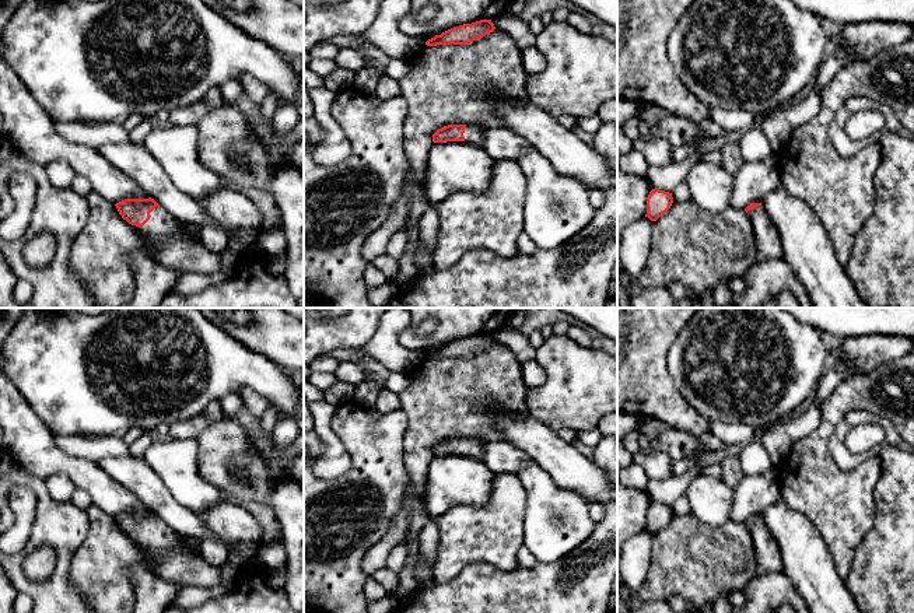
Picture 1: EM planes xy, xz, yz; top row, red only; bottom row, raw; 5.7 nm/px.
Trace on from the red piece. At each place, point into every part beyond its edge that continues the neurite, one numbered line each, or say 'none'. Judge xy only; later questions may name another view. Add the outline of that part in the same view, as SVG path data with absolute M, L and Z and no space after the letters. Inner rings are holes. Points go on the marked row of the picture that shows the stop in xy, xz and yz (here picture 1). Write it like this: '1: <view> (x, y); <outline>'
1: xy (171, 244); M161 206L150 213L150 220L143 227L133 227L147 241L158 263L178 273L220 272L221 255L210 252L200 238L192 237L185 225Z

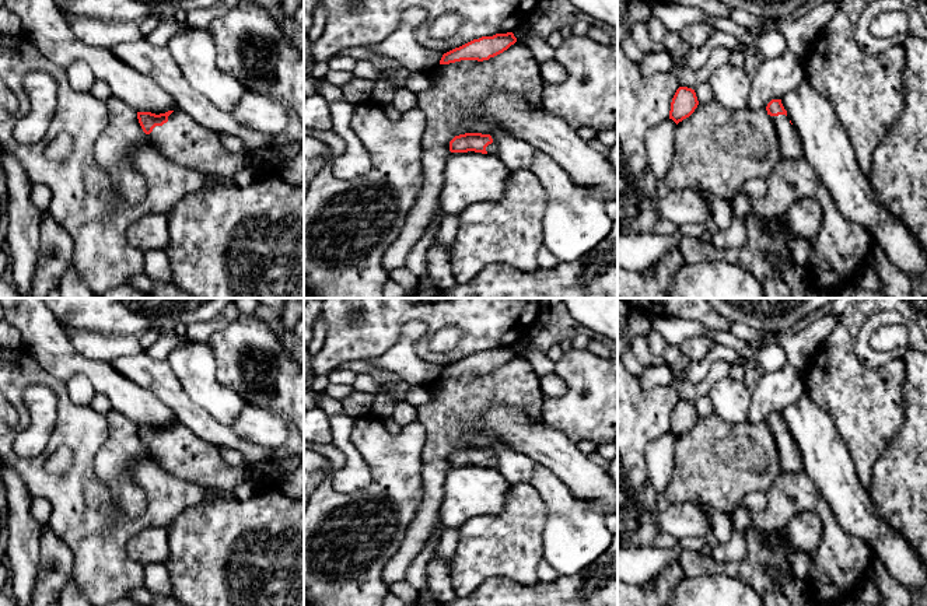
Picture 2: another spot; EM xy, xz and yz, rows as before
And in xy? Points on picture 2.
1: xy (181, 139); M175 109L168 116L168 122L162 126L155 126L147 134L147 139L158 153L172 162L216 176L234 176L246 167L246 157L252 153L248 148L242 148L238 153L227 151L217 133L197 125L182 109Z

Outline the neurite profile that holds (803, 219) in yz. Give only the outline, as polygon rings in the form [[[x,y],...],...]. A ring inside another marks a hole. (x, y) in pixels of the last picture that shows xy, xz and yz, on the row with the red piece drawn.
[[[805,197],[791,204],[780,217],[790,235],[811,239],[821,227],[823,213],[816,200]]]

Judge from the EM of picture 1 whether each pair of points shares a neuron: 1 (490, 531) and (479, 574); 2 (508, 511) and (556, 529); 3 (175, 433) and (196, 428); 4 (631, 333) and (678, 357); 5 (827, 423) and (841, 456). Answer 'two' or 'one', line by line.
1: two
2: two
3: one
4: two
5: two

